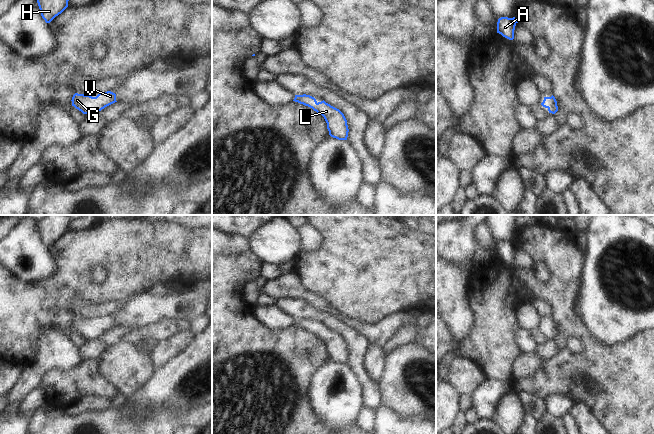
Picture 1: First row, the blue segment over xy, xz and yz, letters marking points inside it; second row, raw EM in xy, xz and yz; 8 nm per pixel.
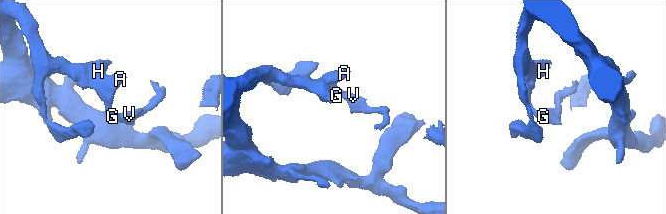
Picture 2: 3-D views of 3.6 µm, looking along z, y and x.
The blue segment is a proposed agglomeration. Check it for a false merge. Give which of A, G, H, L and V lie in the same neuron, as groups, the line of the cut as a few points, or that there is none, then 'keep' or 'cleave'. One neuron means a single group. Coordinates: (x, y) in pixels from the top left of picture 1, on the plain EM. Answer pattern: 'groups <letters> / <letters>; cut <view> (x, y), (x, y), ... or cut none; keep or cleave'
groups A G H L V; cut none; keep

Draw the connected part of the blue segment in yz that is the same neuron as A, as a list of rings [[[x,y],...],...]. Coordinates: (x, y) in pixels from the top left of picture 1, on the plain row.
[[[501,241],[497,246],[497,257],[501,258],[503,261],[513,264],[514,263],[514,254],[517,248],[515,241]]]

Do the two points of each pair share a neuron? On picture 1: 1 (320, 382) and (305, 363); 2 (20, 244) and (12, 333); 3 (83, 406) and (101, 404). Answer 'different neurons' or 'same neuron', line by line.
1: different neurons
2: different neurons
3: same neuron

